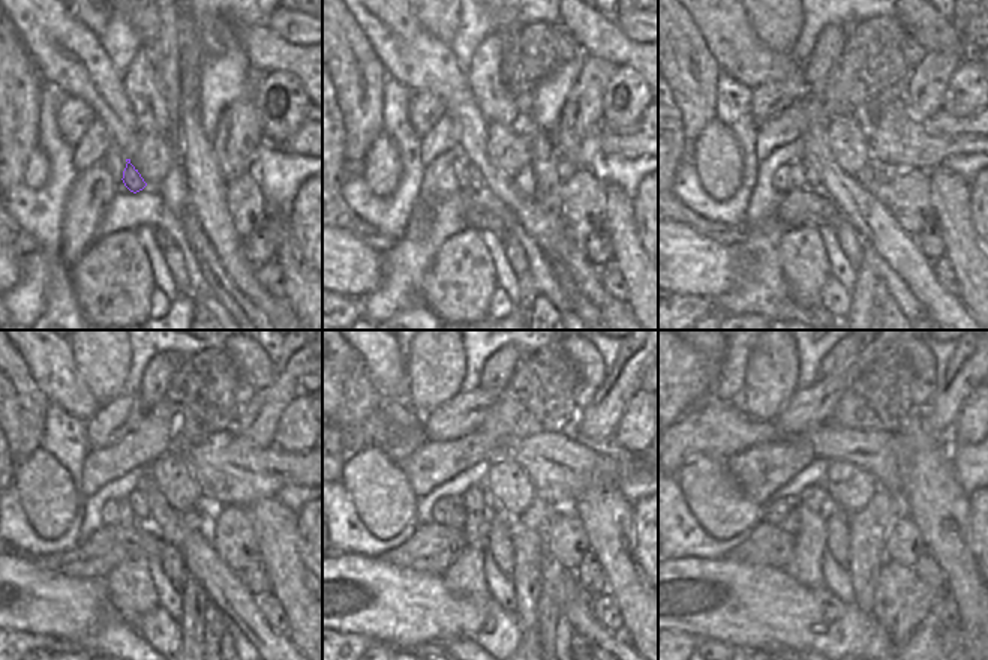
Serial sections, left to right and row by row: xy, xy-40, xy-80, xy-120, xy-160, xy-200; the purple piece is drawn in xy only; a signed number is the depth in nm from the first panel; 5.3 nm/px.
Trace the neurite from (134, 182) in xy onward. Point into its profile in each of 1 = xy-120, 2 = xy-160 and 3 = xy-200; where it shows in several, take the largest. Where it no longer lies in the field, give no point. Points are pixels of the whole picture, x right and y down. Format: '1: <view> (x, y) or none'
1: xy-120 (125, 516)
2: xy-160 (456, 519)
3: xy-200 (789, 524)

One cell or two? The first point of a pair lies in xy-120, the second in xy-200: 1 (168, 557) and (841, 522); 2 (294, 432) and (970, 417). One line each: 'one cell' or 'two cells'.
1: one cell
2: one cell

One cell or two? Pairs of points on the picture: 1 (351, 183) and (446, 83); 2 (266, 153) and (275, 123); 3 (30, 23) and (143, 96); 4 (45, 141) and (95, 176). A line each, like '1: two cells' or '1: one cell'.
1: two cells
2: two cells
3: two cells
4: two cells

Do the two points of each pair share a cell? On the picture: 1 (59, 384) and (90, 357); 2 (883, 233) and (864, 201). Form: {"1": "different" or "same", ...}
{"1": "different", "2": "same"}

